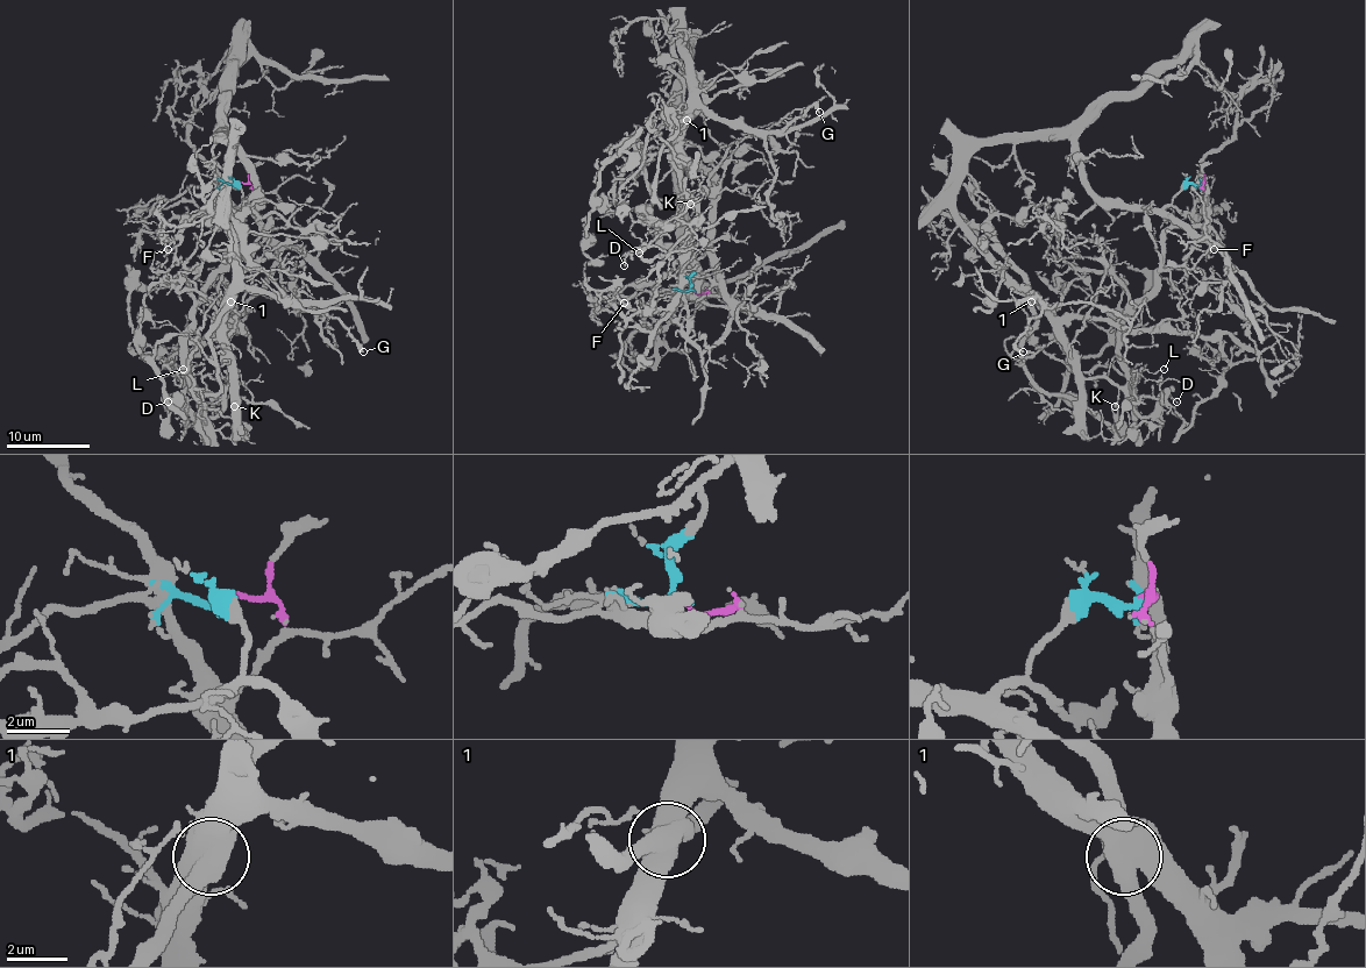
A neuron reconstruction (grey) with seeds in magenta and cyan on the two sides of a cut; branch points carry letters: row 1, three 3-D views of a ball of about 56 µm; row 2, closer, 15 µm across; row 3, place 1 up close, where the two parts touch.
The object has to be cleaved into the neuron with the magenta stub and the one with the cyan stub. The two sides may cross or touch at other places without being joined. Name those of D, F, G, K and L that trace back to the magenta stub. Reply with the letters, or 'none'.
L

